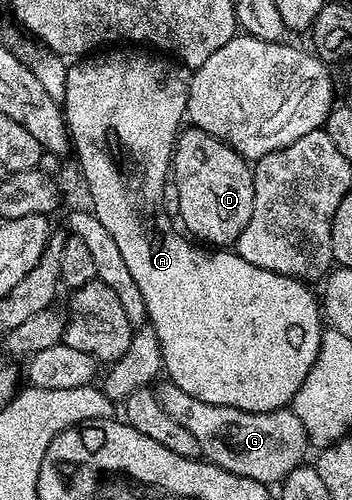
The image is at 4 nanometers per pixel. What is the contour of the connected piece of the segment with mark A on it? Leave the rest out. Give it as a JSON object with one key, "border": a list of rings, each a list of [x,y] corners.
{"border":[[[107,48],[102,52],[92,52],[72,61],[67,68],[65,94],[61,105],[63,115],[67,117],[67,131],[71,133],[73,154],[79,157],[78,165],[82,169],[85,180],[88,181],[97,220],[101,220],[101,224],[105,224],[105,228],[113,235],[113,241],[117,243],[117,248],[121,248],[121,257],[125,260],[125,265],[129,267],[129,273],[133,275],[137,288],[141,288],[141,296],[145,296],[147,322],[155,329],[155,336],[159,340],[157,354],[161,359],[165,374],[167,370],[166,377],[174,382],[177,388],[181,388],[181,392],[189,392],[189,396],[197,396],[197,400],[205,404],[241,408],[245,412],[282,410],[290,407],[291,401],[297,396],[297,390],[301,388],[301,384],[305,384],[305,376],[309,376],[309,368],[313,368],[317,360],[317,352],[321,348],[321,336],[325,329],[325,322],[321,317],[321,306],[317,301],[316,291],[314,294],[307,287],[310,285],[304,284],[300,279],[269,272],[265,268],[257,268],[257,264],[249,264],[249,260],[245,260],[241,255],[227,248],[204,248],[192,241],[190,237],[184,236],[178,229],[175,231],[171,227],[173,218],[167,213],[163,203],[165,189],[163,181],[166,178],[168,181],[169,171],[173,166],[173,151],[177,135],[184,125],[182,122],[185,122],[191,75],[192,71],[188,67],[147,48]]]}

